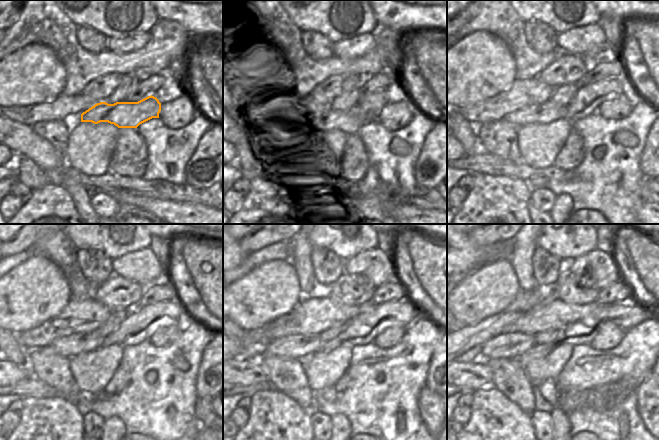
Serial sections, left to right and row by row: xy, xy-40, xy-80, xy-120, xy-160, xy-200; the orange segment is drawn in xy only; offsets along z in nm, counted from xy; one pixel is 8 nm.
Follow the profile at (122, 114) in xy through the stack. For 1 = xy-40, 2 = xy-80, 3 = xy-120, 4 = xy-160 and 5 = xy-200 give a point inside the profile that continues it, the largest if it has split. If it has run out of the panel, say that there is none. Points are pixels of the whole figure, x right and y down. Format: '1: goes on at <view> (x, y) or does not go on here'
1: goes on at xy-40 (324, 112)
2: goes on at xy-80 (547, 112)
3: goes on at xy-120 (68, 346)
4: goes on at xy-160 (295, 346)
5: goes on at xy-200 (513, 345)

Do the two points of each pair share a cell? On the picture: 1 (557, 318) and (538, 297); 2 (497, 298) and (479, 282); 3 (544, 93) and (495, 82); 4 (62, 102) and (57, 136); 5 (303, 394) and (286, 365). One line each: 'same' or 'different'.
1: different
2: same
3: different
4: different
5: same

